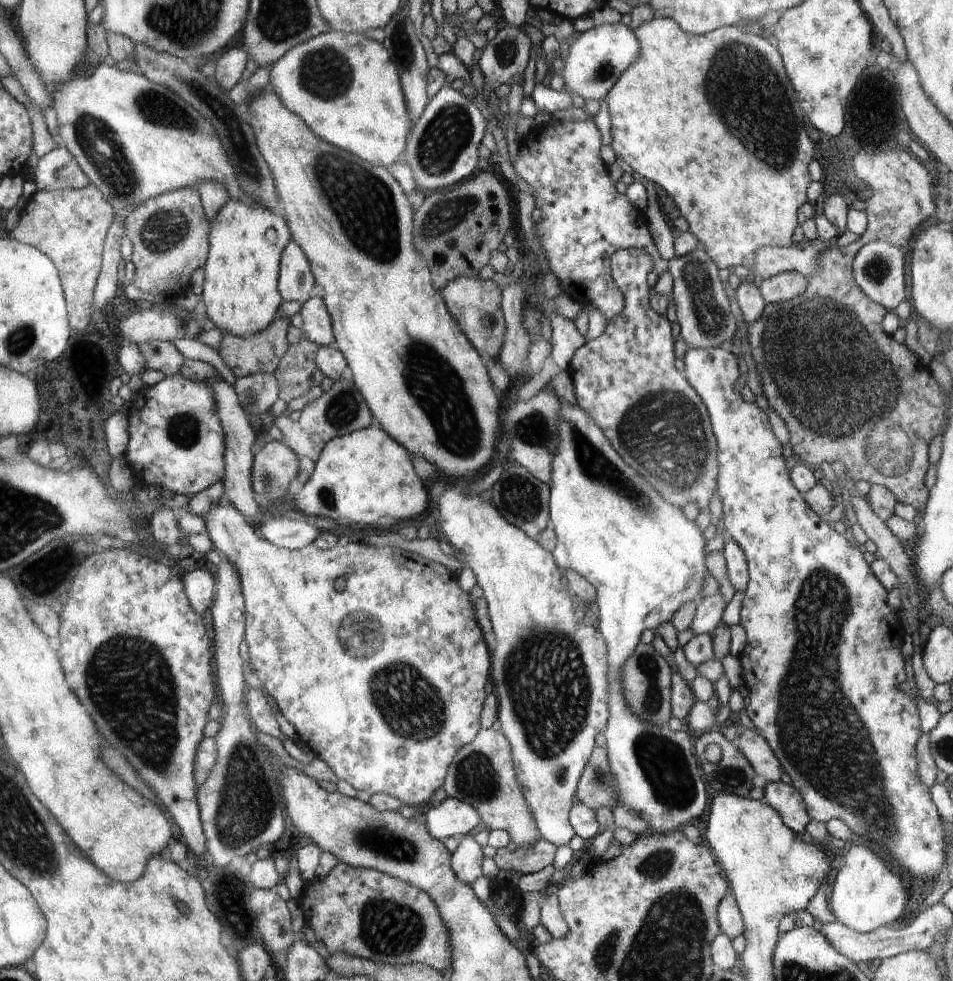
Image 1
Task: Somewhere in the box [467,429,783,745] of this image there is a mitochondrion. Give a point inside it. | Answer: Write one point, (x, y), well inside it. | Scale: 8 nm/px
(520, 499)

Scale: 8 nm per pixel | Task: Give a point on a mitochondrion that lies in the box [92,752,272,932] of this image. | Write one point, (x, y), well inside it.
(222, 908)

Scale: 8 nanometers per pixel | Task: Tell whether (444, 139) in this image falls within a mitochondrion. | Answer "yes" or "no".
yes

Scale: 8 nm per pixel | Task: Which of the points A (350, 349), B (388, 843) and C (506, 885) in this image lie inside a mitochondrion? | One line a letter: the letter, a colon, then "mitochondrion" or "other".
A: other
B: mitochondrion
C: other

